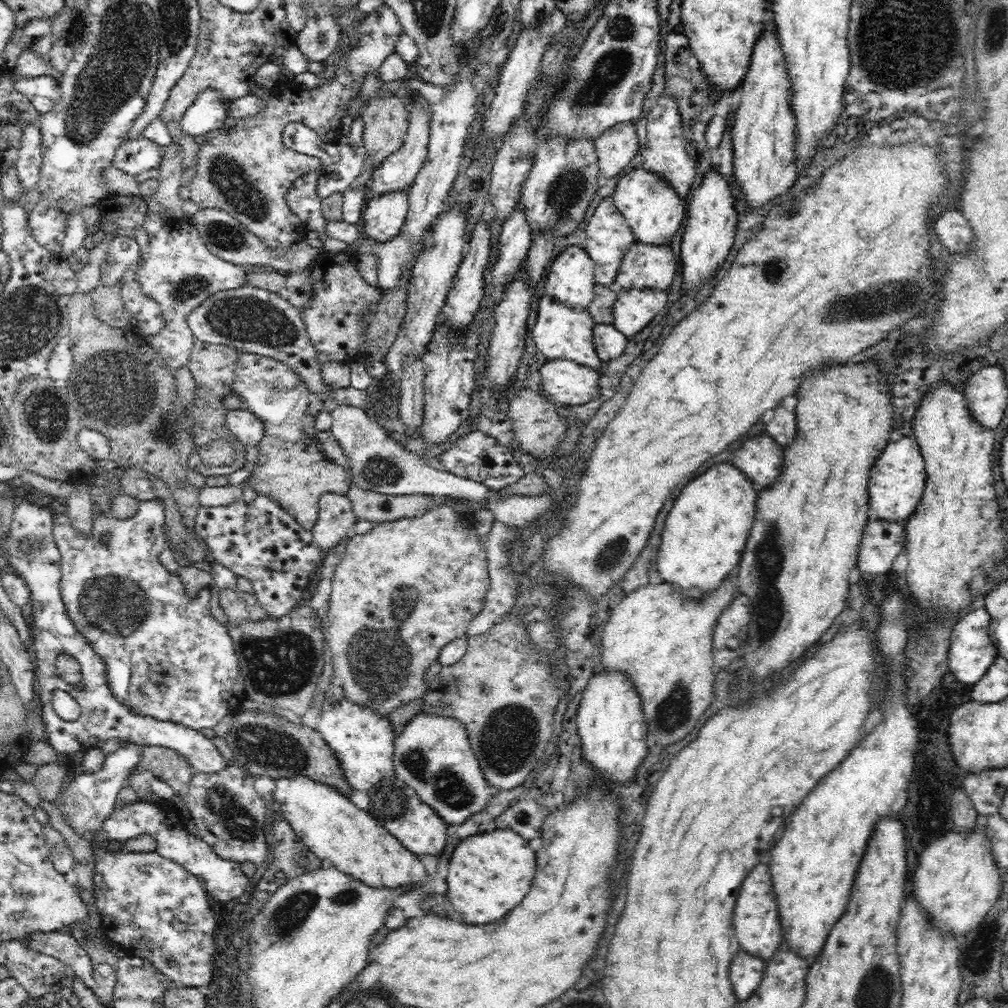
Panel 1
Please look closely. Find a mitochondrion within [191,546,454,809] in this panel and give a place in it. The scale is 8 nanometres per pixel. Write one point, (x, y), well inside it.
(380, 660)

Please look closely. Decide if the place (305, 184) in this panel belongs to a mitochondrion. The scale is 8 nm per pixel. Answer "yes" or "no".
no

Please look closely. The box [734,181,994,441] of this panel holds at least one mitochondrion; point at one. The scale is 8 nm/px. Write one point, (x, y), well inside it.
(851, 307)

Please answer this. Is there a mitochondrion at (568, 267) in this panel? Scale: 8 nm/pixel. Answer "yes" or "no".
no

